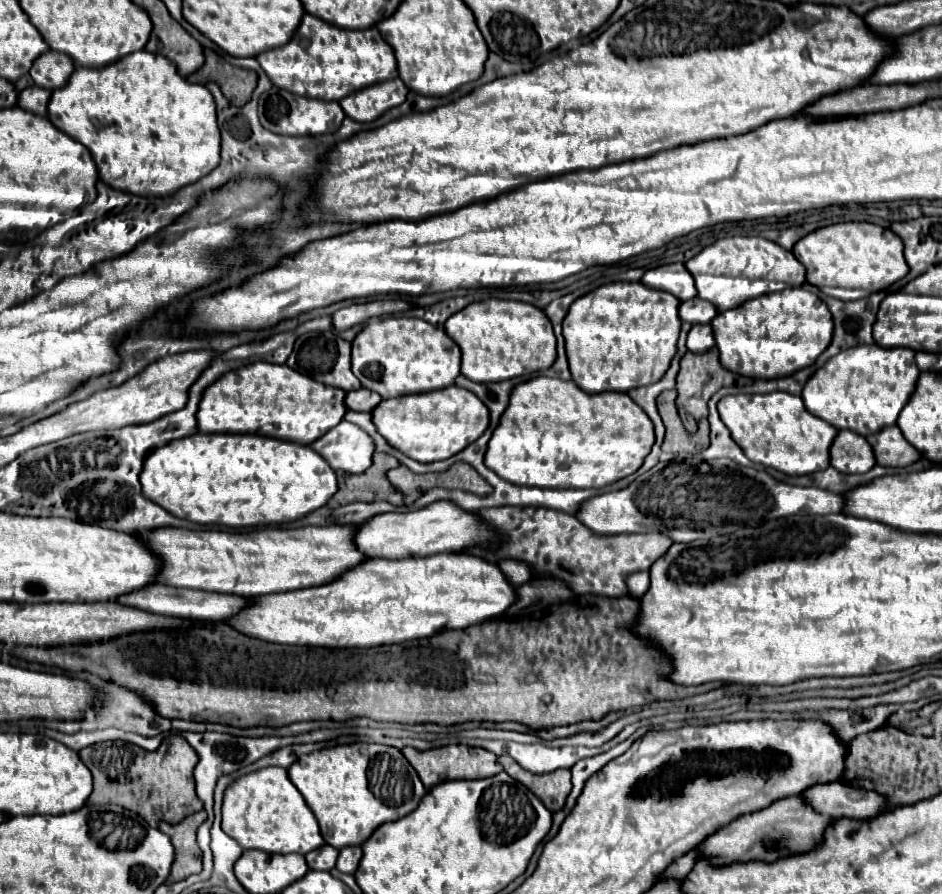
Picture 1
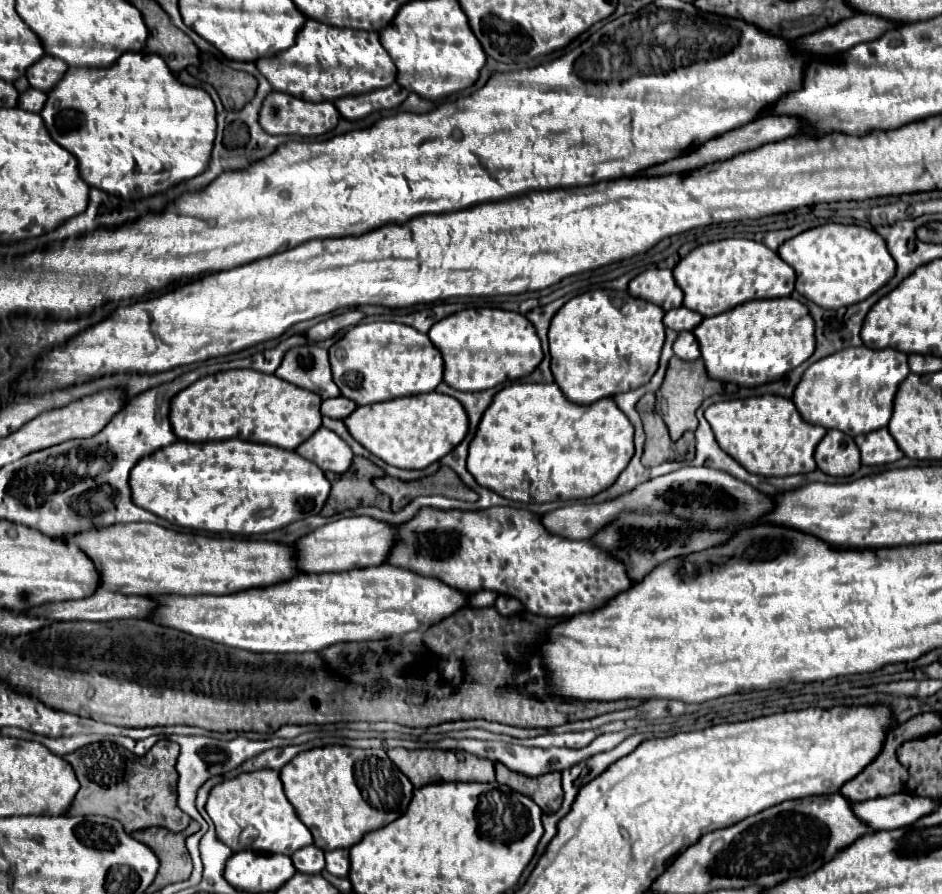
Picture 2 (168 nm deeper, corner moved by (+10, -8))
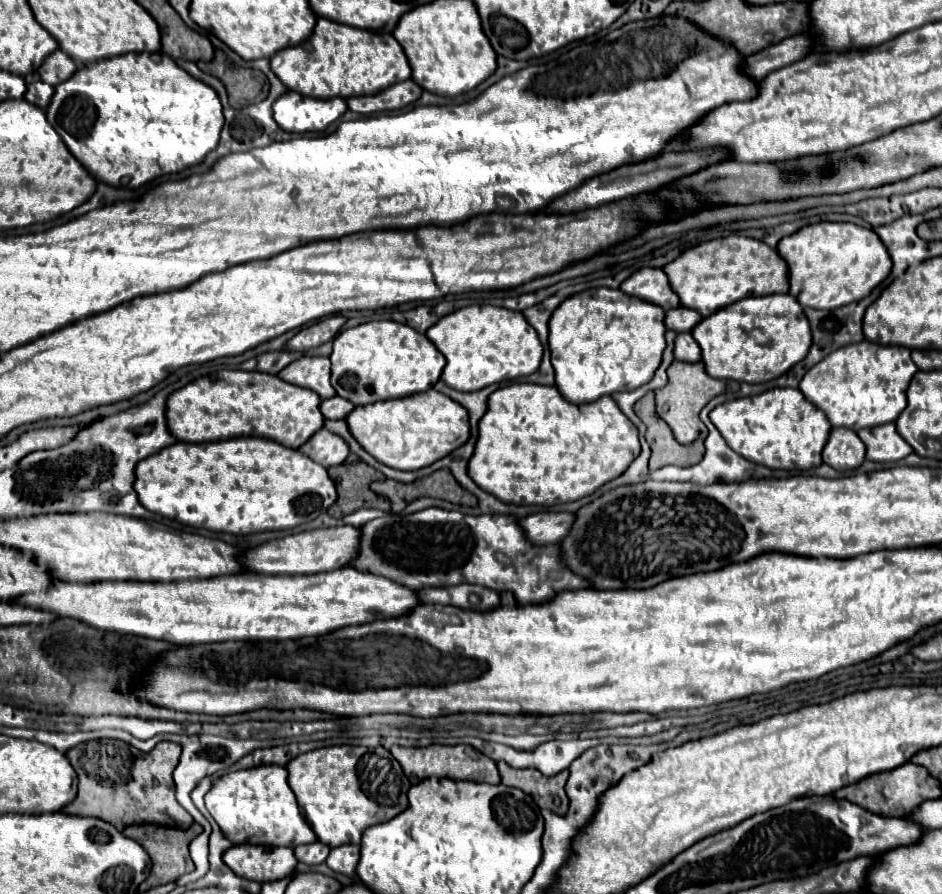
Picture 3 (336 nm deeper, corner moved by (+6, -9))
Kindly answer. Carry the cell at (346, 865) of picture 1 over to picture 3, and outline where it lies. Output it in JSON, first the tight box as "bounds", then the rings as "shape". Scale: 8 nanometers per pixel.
{"bounds":[327,844,359,876],"shape":[[[345,844],[341,848],[331,848],[331,854],[327,856],[327,866],[335,872],[355,876],[355,868],[359,862],[359,846]]]}

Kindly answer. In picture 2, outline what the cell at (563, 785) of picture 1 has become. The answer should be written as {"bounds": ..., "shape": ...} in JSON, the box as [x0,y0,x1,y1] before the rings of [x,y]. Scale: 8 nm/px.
{"bounds":[495,763,563,813],"shape":[[[495,763],[495,771],[497,771],[499,783],[509,785],[515,791],[523,793],[525,797],[533,799],[543,813],[555,813],[561,807],[561,801],[563,801],[561,773],[527,777],[527,775],[517,775],[515,771],[507,769],[503,763]]]}

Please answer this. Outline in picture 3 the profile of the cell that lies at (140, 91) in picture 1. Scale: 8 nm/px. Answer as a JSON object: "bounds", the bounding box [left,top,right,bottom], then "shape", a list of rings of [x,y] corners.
{"bounds":[47,52,223,188],"shape":[[[129,52],[129,54],[123,54],[123,56],[115,56],[115,58],[107,58],[107,60],[101,60],[101,62],[93,62],[93,64],[85,64],[81,66],[69,80],[65,80],[63,84],[55,86],[55,94],[51,98],[51,104],[47,106],[47,122],[57,130],[57,134],[63,138],[63,142],[67,144],[67,148],[71,150],[71,154],[89,170],[89,174],[93,174],[99,182],[105,182],[105,184],[111,184],[115,188],[139,188],[141,184],[147,184],[149,180],[161,176],[161,174],[173,174],[173,172],[179,172],[191,164],[199,164],[203,162],[203,158],[217,148],[219,144],[219,134],[221,134],[221,128],[223,128],[223,106],[219,102],[219,96],[217,92],[203,84],[201,80],[193,78],[191,74],[187,74],[183,68],[179,68],[175,64],[173,58],[165,56],[163,52]]]}

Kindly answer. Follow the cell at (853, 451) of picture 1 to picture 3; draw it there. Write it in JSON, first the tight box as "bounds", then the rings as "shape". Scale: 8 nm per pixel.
{"bounds":[823,428,865,470],"shape":[[[833,428],[823,448],[823,462],[835,470],[853,470],[865,460],[865,444],[849,428]]]}

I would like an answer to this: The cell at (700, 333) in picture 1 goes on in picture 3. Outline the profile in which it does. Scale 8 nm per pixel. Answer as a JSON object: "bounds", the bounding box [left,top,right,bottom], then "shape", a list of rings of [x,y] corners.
{"bounds":[675,332,701,362],"shape":[[[689,332],[679,334],[675,338],[675,360],[681,360],[681,362],[699,362],[701,360],[699,344],[693,340]]]}

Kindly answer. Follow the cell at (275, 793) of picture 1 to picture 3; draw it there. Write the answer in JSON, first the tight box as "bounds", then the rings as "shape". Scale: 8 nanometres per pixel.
{"bounds":[205,766,317,848],"shape":[[[255,766],[217,778],[213,788],[205,794],[205,806],[233,844],[295,848],[299,844],[311,844],[317,840],[297,806],[295,794],[287,784],[287,768],[283,766]]]}

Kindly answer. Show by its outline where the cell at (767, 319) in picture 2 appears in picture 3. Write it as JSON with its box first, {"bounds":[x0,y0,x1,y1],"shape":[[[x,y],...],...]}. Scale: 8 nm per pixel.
{"bounds":[693,294,811,382],"shape":[[[771,294],[771,296],[757,296],[757,298],[745,298],[737,304],[725,306],[717,310],[713,316],[703,318],[697,328],[693,328],[693,338],[701,346],[703,364],[709,376],[723,378],[723,380],[737,380],[737,382],[769,382],[773,378],[783,376],[791,366],[801,362],[811,346],[811,332],[809,332],[809,320],[803,314],[801,304],[791,294]]]}

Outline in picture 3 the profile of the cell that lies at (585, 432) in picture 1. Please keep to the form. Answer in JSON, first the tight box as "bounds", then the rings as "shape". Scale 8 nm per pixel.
{"bounds":[469,384,639,506],"shape":[[[511,384],[489,396],[489,408],[481,418],[479,438],[469,460],[469,476],[481,490],[503,502],[553,506],[593,494],[605,482],[621,476],[637,458],[639,450],[637,428],[611,396],[601,396],[589,404],[571,404],[555,386]]]}

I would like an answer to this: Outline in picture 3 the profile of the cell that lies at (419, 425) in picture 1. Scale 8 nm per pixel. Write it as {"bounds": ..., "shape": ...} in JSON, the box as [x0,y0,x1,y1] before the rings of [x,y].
{"bounds":[345,390,469,470],"shape":[[[427,390],[367,406],[355,406],[345,418],[351,436],[379,462],[395,470],[419,470],[445,458],[469,438],[469,414],[449,396]]]}

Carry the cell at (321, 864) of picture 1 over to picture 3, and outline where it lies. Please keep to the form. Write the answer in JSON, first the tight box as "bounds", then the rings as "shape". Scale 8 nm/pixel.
{"bounds":[295,842,329,864],"shape":[[[313,842],[313,844],[303,844],[295,848],[295,856],[299,862],[305,864],[321,864],[329,856],[329,846],[323,842]]]}

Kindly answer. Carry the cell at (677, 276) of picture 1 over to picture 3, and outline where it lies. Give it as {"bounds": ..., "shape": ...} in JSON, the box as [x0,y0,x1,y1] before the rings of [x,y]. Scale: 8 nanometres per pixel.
{"bounds":[619,268,681,310],"shape":[[[641,268],[633,272],[619,286],[619,290],[623,290],[629,296],[641,296],[641,300],[649,300],[665,310],[677,308],[681,304],[661,268]]]}

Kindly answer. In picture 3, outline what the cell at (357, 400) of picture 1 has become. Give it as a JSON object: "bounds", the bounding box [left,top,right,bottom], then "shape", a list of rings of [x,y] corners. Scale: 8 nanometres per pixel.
{"bounds":[321,396,355,418],"shape":[[[333,396],[321,402],[321,414],[323,418],[347,418],[347,414],[355,408],[349,400],[341,398],[341,396]]]}

